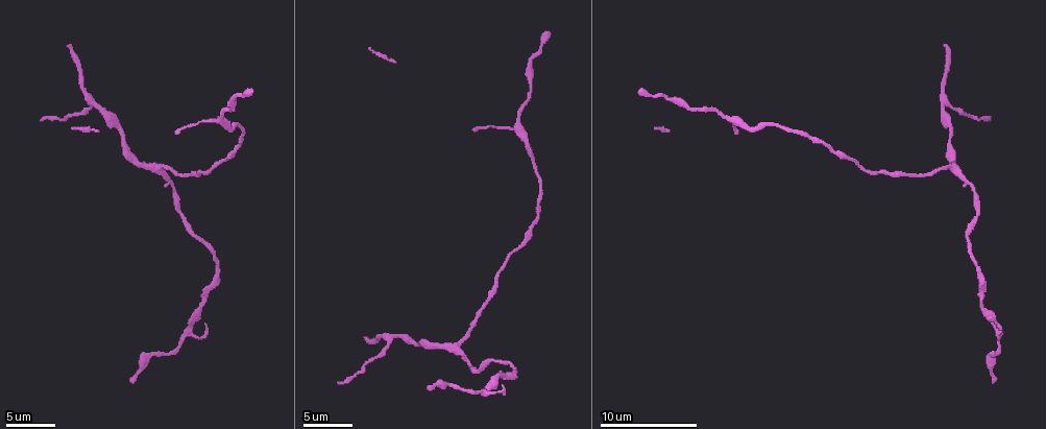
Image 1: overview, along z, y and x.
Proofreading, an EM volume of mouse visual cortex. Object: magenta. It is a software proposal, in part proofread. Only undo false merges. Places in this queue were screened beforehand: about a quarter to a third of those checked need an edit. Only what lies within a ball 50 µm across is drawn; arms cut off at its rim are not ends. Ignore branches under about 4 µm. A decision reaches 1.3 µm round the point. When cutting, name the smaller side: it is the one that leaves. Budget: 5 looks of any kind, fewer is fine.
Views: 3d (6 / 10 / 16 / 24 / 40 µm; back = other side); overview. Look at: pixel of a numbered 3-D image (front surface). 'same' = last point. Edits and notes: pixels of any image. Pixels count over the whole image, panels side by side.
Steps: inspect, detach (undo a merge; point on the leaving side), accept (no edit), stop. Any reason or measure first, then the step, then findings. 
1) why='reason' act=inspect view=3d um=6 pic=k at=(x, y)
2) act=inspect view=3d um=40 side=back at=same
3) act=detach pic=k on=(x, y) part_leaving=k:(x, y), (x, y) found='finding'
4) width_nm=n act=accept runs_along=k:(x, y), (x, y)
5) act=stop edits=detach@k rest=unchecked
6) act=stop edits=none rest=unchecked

why='three arms meet' act=inspect view=3d um=10 pic=1 at=(958, 170)

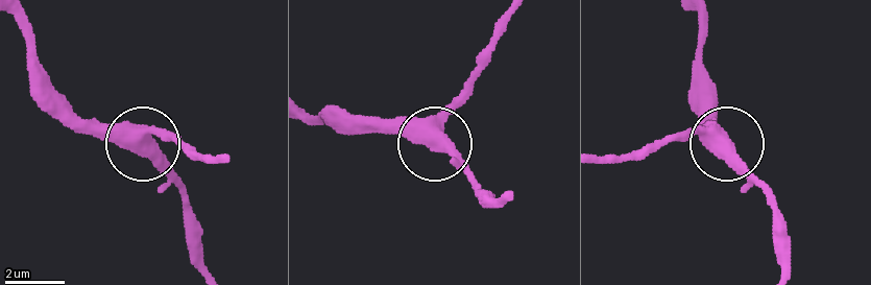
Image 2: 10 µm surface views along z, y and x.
arms=3 act=accept runs_along=2:(601, 157), (638, 157), (675, 134), (728, 142), (712, 99) found='continuous, no second neuron'

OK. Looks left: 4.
why='three-way junction' act=inspect view=3d um=10 pic=1 at=(946, 103)

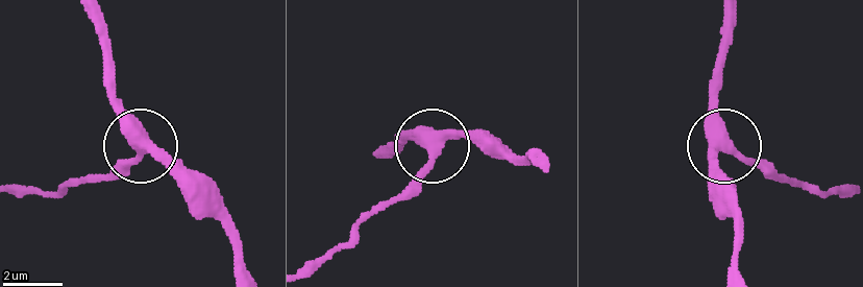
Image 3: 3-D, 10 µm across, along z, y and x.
act=inspect view=3d um=6 pic=3 at=(141, 147)

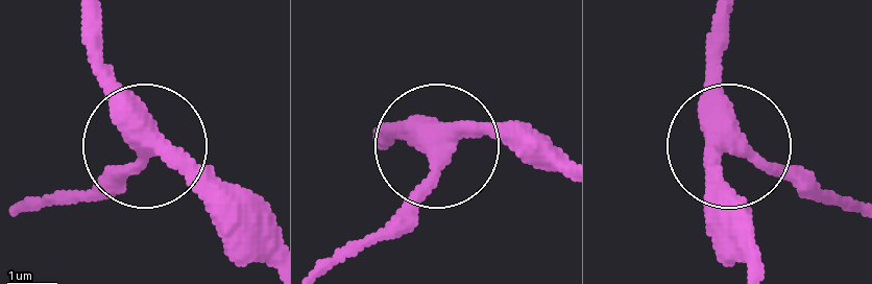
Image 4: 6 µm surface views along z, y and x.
width_nm=370 act=accept runs_along=4:(747, 256), (723, 182), (715, 48) found='all the same neuron'

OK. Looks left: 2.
why='arms part here' act=inspect view=3d um=16 pic=1 at=(215, 121)

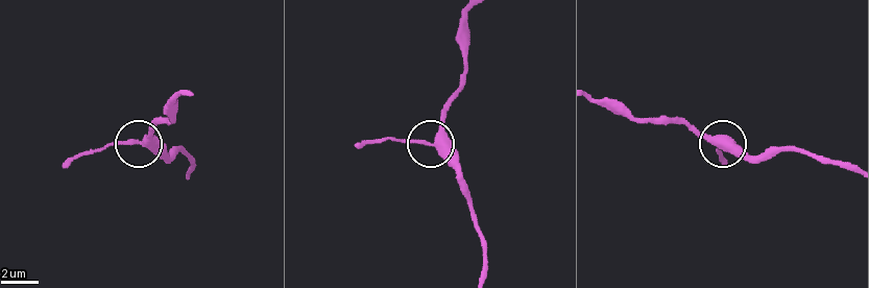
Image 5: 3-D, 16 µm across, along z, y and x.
act=inspect view=3d um=6 pic=5 at=(142, 140)

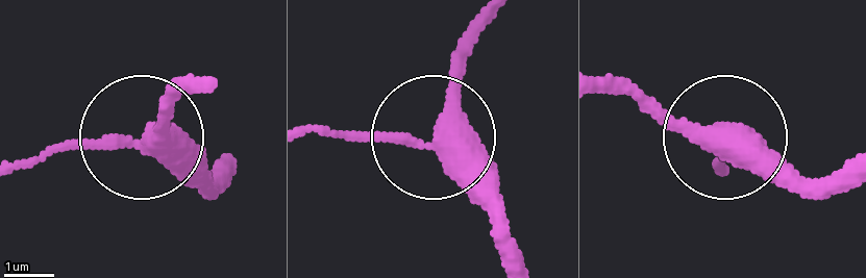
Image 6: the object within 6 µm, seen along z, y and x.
side_arm_um=12 act=accept runs_along=6:(231, 170), (203, 181), (145, 132), (178, 99) found='one neuron here'

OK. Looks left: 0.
act=stop edits=none rest=unchecked

